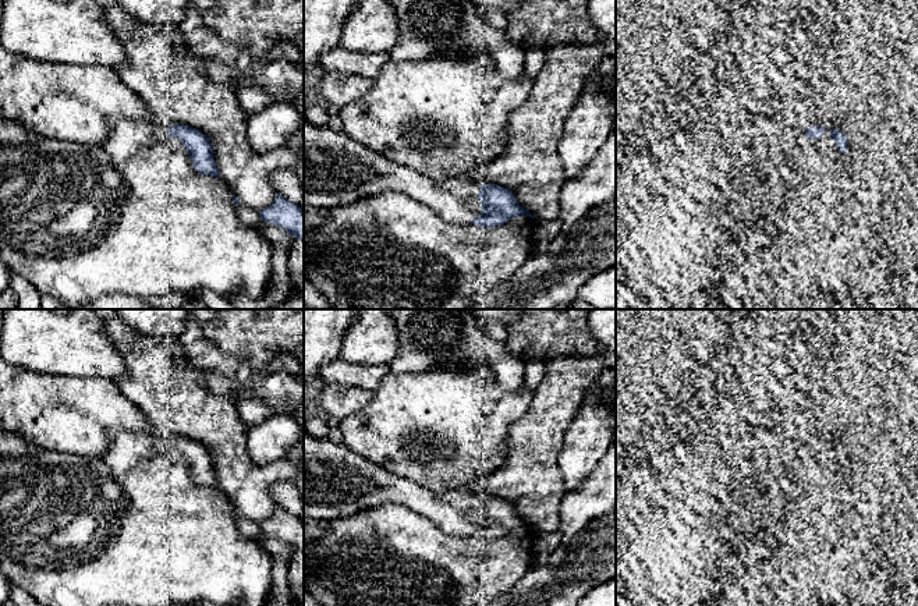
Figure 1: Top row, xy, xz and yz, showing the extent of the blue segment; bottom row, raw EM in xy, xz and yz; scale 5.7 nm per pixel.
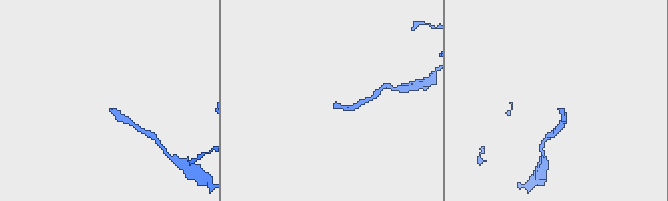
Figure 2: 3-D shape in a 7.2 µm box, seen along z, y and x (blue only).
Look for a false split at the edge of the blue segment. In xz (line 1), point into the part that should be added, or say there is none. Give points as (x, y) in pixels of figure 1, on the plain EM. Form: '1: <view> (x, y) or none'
1: xz (337, 482)

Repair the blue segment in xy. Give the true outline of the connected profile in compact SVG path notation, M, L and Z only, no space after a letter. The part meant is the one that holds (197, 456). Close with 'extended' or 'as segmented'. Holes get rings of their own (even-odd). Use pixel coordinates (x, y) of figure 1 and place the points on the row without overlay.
M123 430L114 437L109 450L100 458L114 475L121 475L167 449L176 450L182 456L198 485L220 490L209 450L189 437L176 436L163 440L148 432Z | extended

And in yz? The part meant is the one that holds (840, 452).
M809 439L798 454L807 456L811 451L816 451L820 449L830 449L834 453L837 461L841 465L847 465L847 457L848 457L847 449L836 440L830 442L829 439Z | extended

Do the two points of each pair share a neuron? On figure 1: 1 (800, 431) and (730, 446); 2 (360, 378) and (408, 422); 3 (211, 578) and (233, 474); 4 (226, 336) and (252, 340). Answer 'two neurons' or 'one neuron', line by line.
1: two neurons
2: two neurons
3: two neurons
4: one neuron

